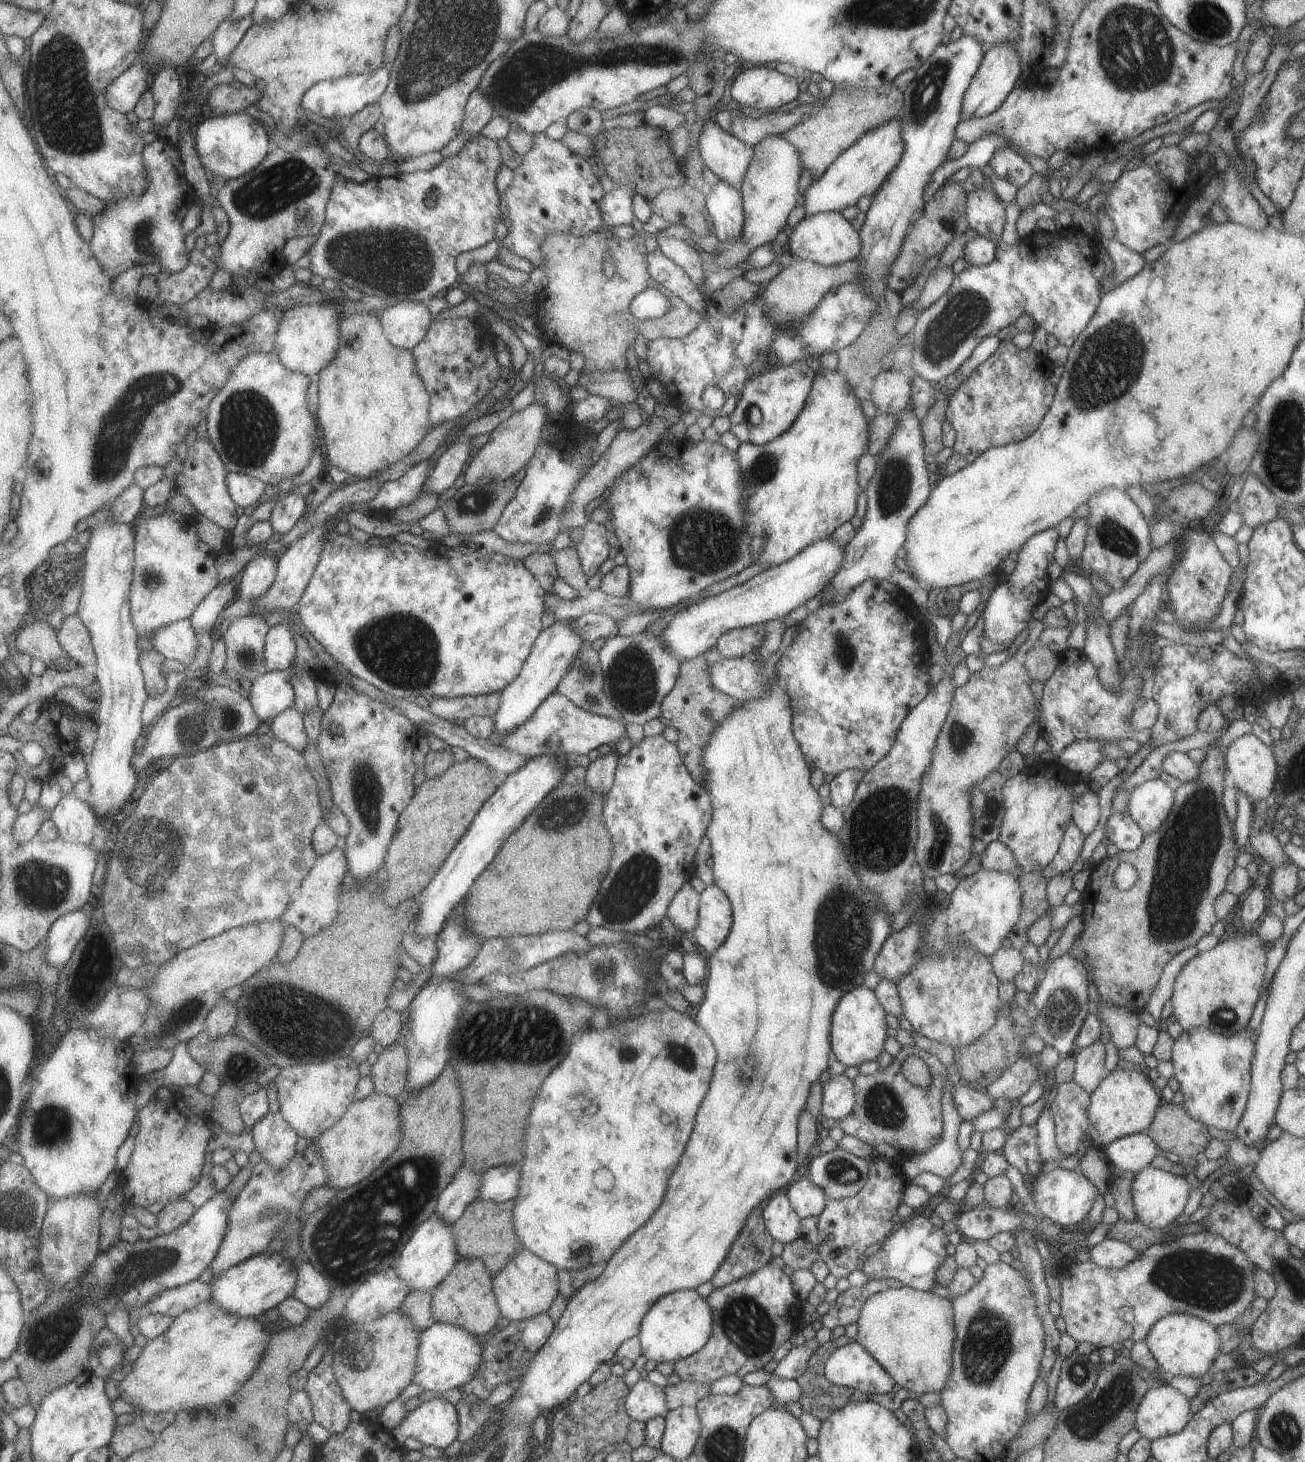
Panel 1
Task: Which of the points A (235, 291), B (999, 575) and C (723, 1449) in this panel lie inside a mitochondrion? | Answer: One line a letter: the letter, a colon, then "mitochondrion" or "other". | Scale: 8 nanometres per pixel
A: other
B: other
C: mitochondrion

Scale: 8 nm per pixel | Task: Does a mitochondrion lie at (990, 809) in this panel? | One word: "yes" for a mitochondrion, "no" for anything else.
yes

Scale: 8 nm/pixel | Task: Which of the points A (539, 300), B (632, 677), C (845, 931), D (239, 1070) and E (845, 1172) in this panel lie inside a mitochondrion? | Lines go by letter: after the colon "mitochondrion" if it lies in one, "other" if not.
A: other
B: mitochondrion
C: mitochondrion
D: mitochondrion
E: mitochondrion

